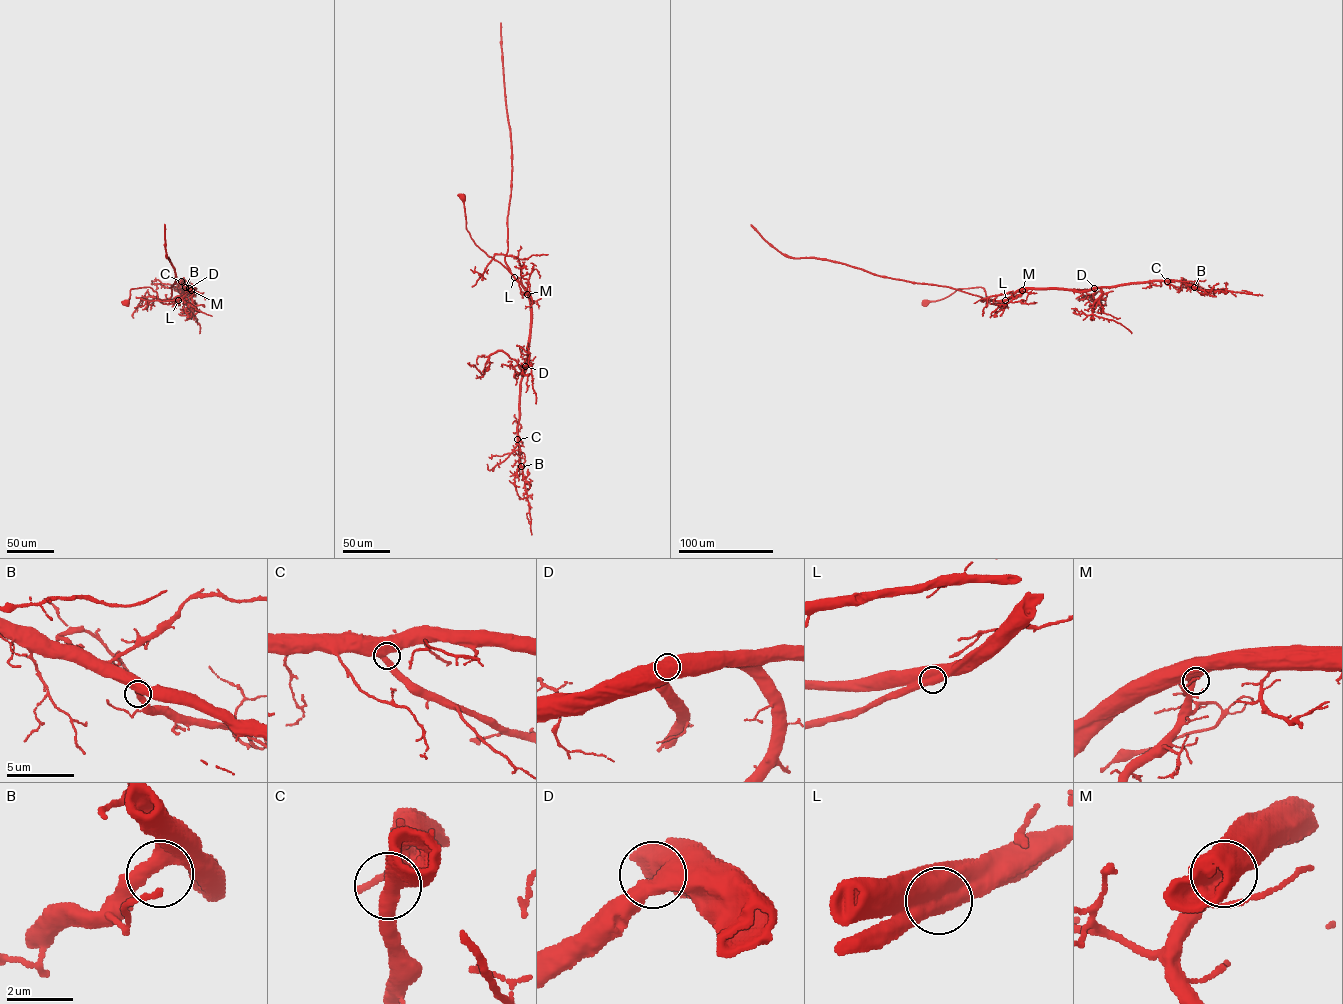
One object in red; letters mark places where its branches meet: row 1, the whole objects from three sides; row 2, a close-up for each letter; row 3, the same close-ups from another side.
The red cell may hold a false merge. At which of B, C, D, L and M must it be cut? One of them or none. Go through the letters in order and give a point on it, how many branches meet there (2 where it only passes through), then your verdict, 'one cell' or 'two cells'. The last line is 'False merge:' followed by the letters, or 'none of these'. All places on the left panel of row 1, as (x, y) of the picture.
B: (185, 287) | 2 | one cell
C: (181, 281) | 2 | one cell
D: (189, 288) | 2 | one cell
L: (178, 300) | 1 | one cell
M: (191, 290) | 2 | one cell
False merge: none of these

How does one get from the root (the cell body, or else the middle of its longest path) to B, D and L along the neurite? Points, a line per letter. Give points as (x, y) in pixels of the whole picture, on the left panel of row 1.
B: (125, 304), (131, 289), (150, 287), (161, 302), (171, 304), (194, 288), (186, 287), (182, 280), (185, 287)
D: (125, 304), (131, 289), (150, 287), (161, 302), (171, 304), (191, 291), (189, 288)
L: (125, 304), (131, 289), (144, 287), (155, 291), (163, 303), (178, 300)

